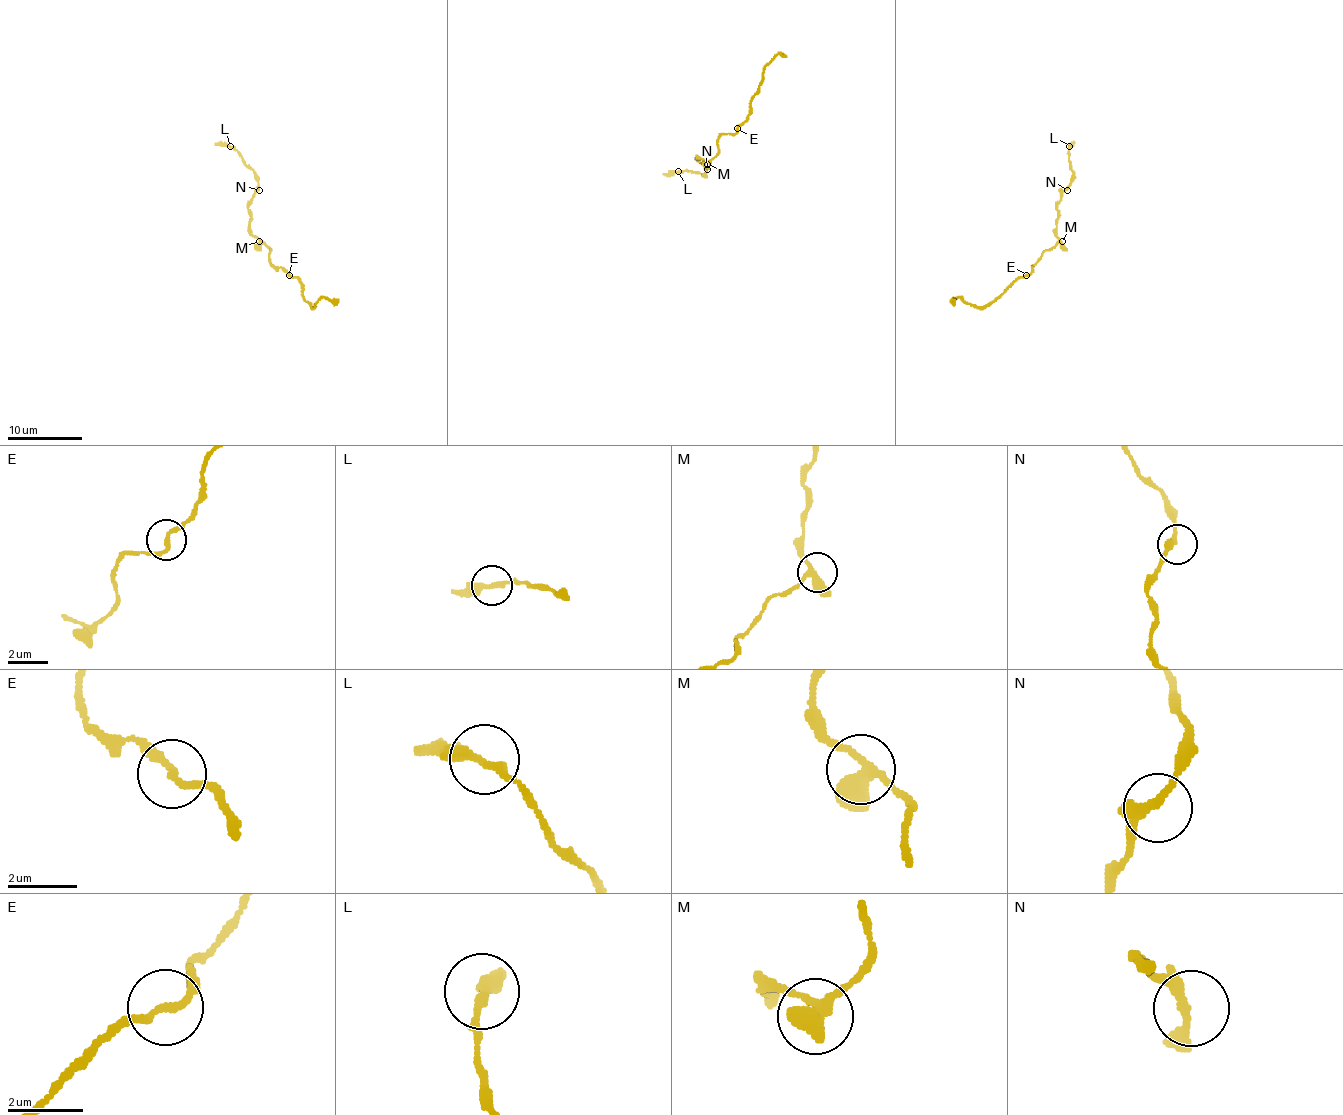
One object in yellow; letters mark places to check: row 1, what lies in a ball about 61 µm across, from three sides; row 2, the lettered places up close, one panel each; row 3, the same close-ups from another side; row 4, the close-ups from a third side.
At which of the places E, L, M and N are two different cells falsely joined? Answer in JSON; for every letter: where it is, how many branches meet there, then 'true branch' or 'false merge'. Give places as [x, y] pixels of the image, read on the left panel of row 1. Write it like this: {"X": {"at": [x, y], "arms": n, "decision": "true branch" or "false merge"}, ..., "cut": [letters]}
{"E": {"at": [289, 275], "arms": 2, "decision": "true branch"}, "L": {"at": [230, 146], "arms": 2, "decision": "true branch"}, "M": {"at": [259, 241], "arms": 3, "decision": "true branch"}, "N": {"at": [259, 190], "arms": 3, "decision": "true branch"}, "cut": []}

